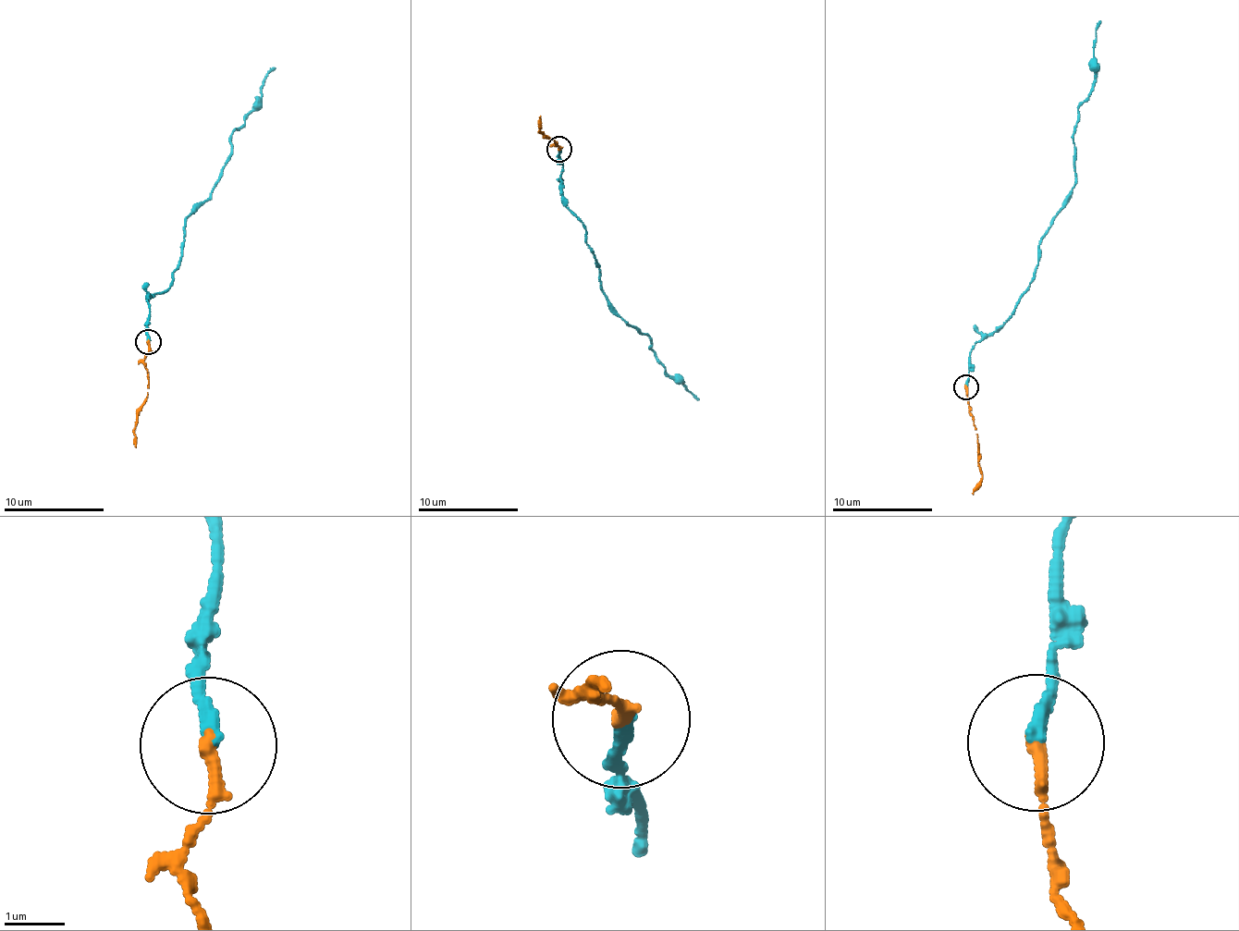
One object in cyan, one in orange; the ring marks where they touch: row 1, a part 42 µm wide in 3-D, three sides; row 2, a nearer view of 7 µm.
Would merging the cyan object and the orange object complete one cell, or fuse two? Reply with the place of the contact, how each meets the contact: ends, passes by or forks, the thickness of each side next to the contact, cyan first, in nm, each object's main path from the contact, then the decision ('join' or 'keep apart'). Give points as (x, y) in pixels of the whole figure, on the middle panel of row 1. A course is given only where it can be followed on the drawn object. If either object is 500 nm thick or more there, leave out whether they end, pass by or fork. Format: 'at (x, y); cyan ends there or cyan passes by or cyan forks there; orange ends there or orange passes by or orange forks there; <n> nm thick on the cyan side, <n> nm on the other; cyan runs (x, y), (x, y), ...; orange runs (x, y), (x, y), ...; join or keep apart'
at (559, 149); cyan ends there; orange ends there; 190 nm thick on the cyan side, 200 nm on the other; cyan runs (558, 149), (562, 199), (583, 225), (600, 268), (601, 290), (625, 321), (651, 340), (666, 371), (699, 400); orange runs (558, 149), (556, 140), (538, 131), (540, 115); join

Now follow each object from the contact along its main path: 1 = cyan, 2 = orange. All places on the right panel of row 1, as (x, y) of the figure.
1: (965, 386), (970, 348), (1017, 306), (1038, 239), (1074, 184), (1100, 20)
2: (965, 386), (968, 413), (978, 437), (981, 476), (981, 485), (971, 494)

